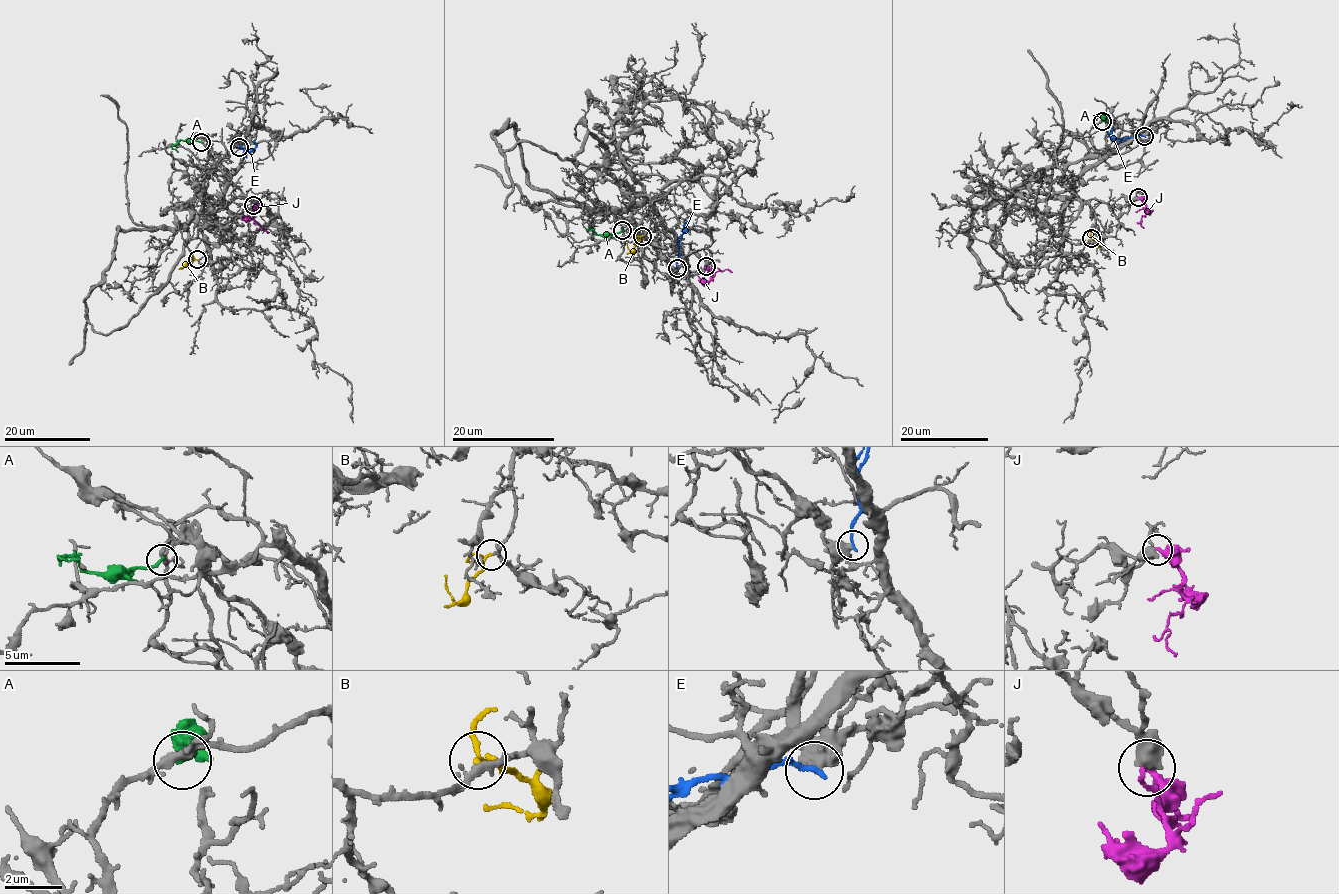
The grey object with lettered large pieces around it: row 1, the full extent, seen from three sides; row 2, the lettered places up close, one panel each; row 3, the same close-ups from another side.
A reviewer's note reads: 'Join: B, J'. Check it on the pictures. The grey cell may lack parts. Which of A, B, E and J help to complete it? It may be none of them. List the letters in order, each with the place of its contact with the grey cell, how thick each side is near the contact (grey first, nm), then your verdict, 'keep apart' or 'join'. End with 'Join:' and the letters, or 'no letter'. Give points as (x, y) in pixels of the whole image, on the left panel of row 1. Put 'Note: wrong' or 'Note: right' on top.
Note: right
A: (201, 142) | 260/240 nm | keep apart
B: (197, 259) | 200/140 nm | join
E: (239, 147) | 550/190 nm | keep apart
J: (253, 205) | 600/400 nm | join
Join: B, J

